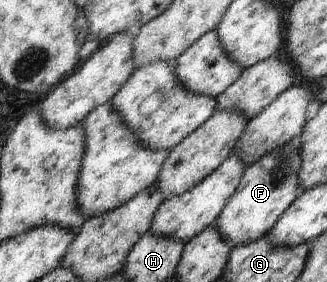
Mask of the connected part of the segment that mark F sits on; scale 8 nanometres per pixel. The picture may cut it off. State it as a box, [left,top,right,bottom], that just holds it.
[213,145,300,246]

